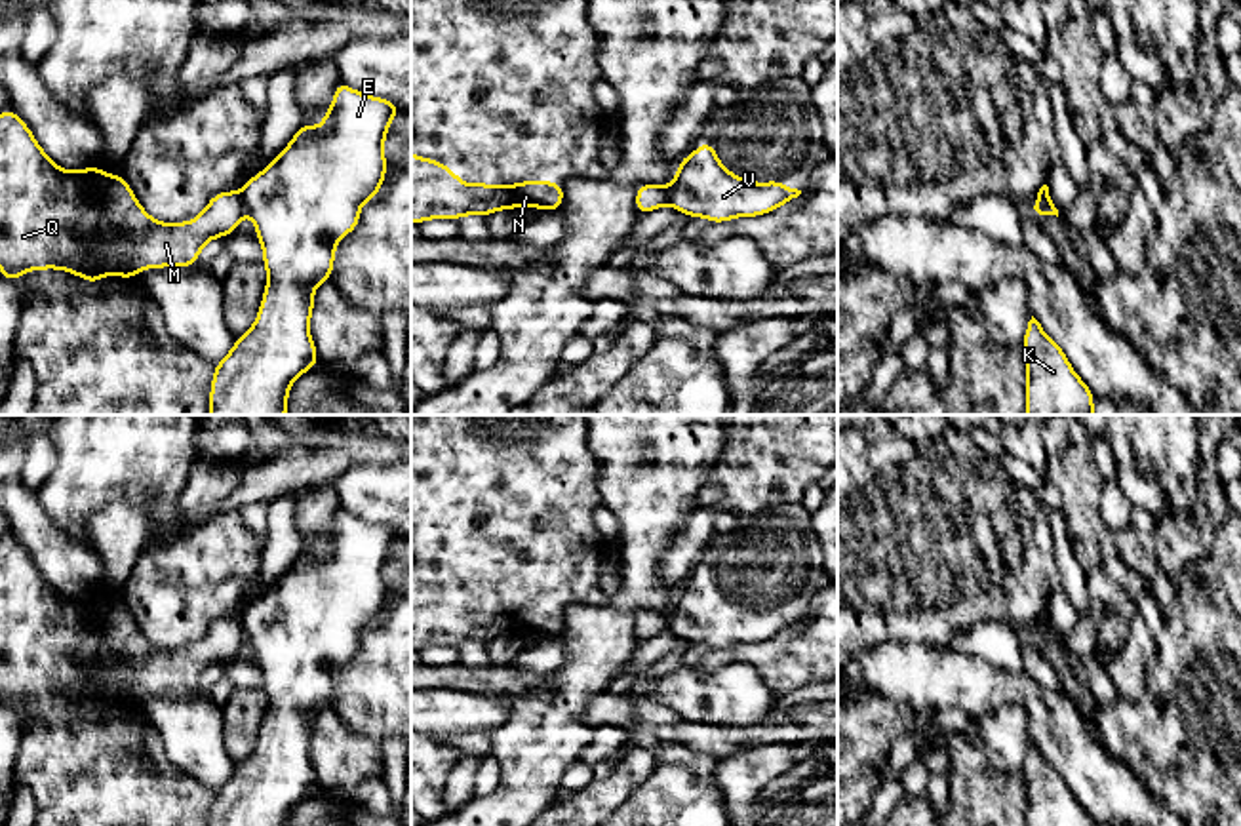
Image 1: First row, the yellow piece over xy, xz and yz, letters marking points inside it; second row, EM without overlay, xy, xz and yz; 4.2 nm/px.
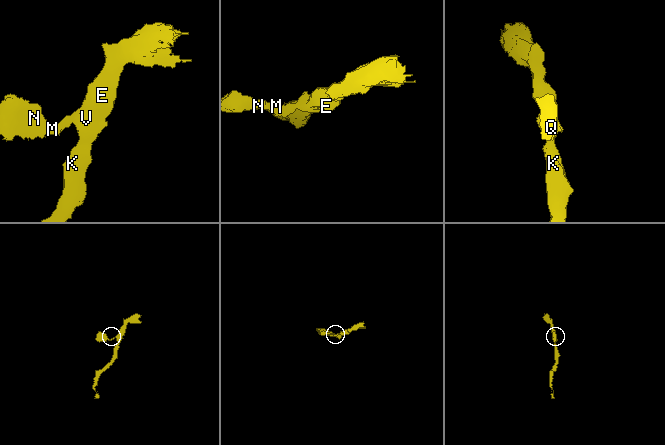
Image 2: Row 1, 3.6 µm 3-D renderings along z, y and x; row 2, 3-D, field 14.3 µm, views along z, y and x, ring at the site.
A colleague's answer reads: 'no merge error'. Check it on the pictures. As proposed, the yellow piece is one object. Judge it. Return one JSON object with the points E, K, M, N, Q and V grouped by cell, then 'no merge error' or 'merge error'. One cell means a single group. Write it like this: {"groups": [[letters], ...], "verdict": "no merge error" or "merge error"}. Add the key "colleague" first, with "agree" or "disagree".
{"colleague": "disagree", "groups": [["E", "K", "V"], ["M", "N", "Q"]], "verdict": "merge error"}

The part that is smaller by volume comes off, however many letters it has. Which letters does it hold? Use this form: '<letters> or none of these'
M, N, Q

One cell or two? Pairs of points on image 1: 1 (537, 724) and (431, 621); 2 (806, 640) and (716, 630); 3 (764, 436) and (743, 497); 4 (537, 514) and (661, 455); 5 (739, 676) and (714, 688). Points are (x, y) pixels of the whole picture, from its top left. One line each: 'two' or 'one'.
1: two
2: two
3: one
4: two
5: one

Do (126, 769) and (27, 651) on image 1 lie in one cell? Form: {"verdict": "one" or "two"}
{"verdict": "one"}

